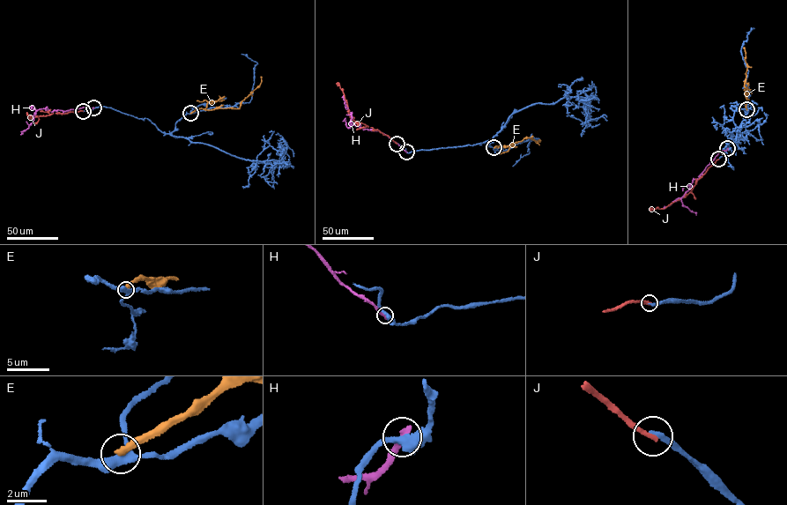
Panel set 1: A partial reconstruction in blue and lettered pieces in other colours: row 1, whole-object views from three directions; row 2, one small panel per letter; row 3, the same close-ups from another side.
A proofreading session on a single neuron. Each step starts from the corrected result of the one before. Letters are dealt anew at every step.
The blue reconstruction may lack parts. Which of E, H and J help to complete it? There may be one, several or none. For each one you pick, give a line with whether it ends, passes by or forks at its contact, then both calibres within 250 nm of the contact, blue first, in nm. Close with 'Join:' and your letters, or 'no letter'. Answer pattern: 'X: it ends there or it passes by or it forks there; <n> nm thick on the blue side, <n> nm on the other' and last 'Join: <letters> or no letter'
Join: no letter

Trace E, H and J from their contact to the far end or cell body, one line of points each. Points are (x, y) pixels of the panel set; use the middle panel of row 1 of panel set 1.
E: (493, 147), (508, 146), (532, 136), (537, 143), (540, 141), (537, 142)
H: (406, 152), (379, 130), (353, 125), (352, 112), (350, 125)
J: (397, 144), (379, 130), (352, 120), (343, 91), (337, 83), (337, 86)

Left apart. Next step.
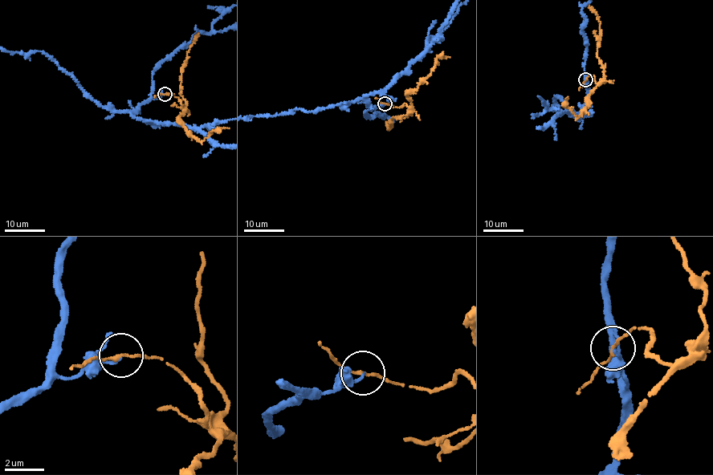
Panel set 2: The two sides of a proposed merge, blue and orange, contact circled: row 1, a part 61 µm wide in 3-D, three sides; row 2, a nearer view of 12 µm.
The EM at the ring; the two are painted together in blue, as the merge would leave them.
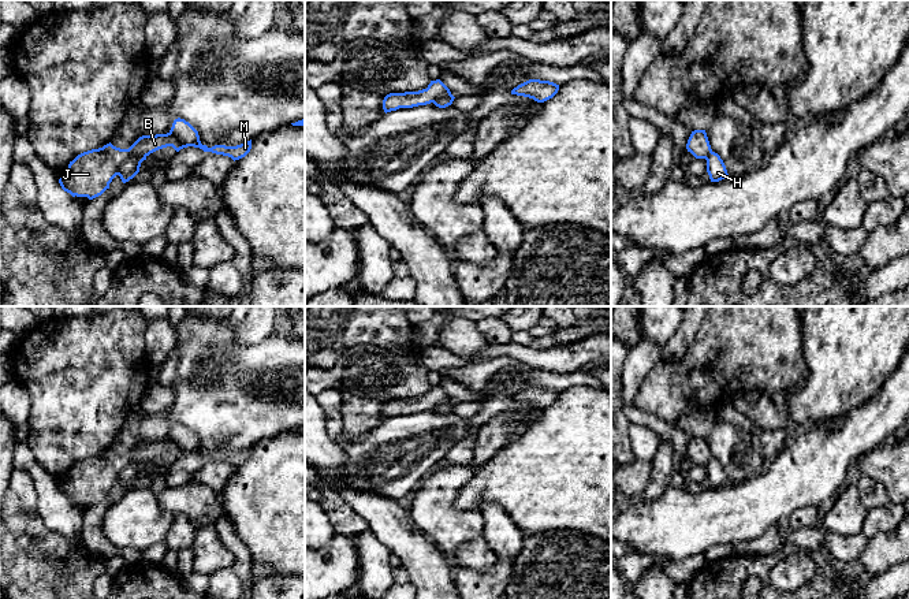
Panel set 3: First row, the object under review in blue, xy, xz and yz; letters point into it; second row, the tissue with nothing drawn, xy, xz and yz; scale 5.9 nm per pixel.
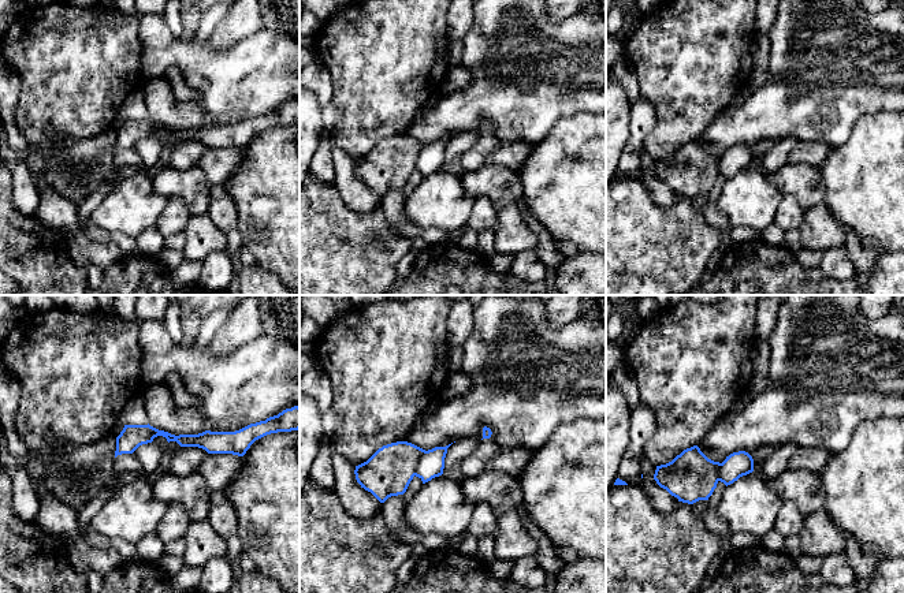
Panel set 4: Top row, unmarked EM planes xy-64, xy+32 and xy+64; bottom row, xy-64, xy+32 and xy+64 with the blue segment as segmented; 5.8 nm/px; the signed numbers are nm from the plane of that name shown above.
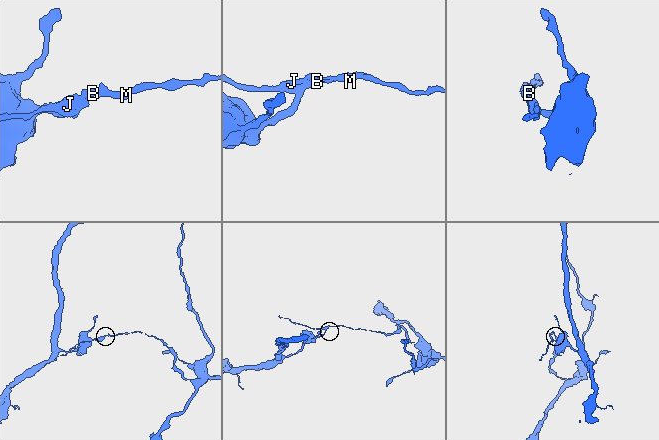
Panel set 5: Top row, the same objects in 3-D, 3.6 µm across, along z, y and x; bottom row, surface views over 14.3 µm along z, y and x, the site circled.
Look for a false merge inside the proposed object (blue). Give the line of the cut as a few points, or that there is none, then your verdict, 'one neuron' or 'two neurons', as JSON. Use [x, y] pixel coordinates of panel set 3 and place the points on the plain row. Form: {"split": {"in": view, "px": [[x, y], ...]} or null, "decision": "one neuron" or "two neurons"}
{"split": {"in": "xy", "px": [[145, 462], [131, 461], [116, 480]]}, "decision": "two neurons"}

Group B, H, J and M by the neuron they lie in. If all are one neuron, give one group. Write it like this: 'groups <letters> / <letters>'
groups B J M / H

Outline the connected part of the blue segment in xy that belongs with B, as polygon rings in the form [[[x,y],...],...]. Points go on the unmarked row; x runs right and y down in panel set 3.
[[[175,425],[167,440],[142,442],[128,455],[120,455],[111,449],[98,455],[78,461],[68,470],[67,480],[59,485],[62,495],[72,503],[93,506],[101,502],[118,481],[122,470],[131,462],[149,462],[150,460],[172,453],[176,458],[194,453],[204,458],[212,458],[231,464],[234,468],[245,464],[252,455],[252,446],[236,451],[215,451],[208,454],[200,447],[198,438],[185,425]]]

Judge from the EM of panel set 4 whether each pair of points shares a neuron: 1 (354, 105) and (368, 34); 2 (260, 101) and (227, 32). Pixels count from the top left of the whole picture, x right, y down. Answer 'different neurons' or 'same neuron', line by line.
1: same neuron
2: different neurons

